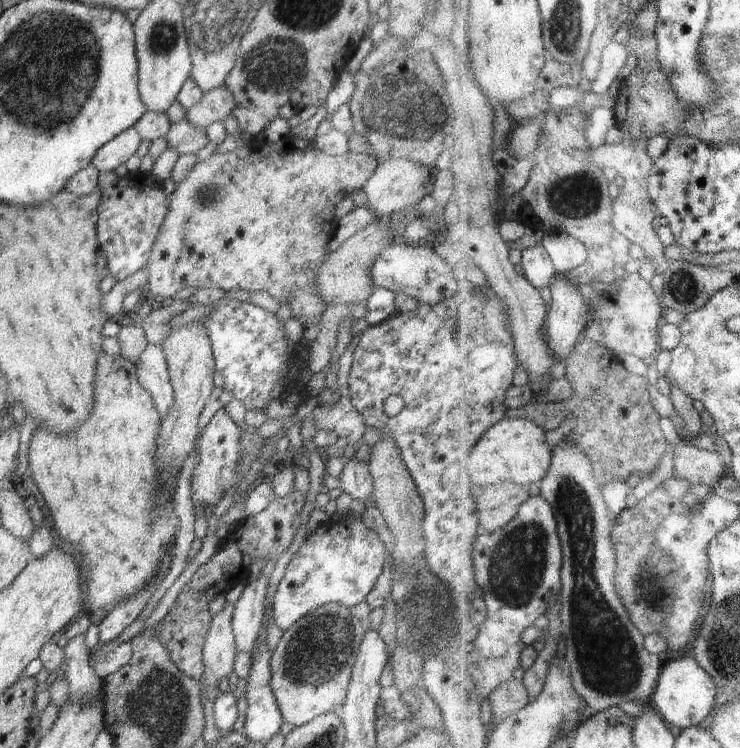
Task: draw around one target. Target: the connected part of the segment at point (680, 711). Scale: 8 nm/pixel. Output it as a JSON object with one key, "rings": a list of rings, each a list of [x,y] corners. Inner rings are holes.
{"rings":[[[687,651],[663,667],[660,686],[656,689],[656,696],[653,698],[654,705],[670,726],[674,725],[682,729],[704,724],[706,718],[716,708],[716,696],[718,696],[718,684],[715,678],[690,654],[694,652]]]}

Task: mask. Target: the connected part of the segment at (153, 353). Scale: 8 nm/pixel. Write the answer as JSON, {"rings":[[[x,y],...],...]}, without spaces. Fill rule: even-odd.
{"rings":[[[148,344],[138,359],[137,376],[140,384],[151,394],[156,412],[164,418],[174,402],[167,362],[162,346]]]}

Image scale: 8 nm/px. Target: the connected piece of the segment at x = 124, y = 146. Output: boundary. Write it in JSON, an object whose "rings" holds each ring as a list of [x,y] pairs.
{"rings":[[[128,128],[114,136],[110,142],[100,146],[100,150],[92,156],[90,164],[100,172],[114,172],[120,164],[124,164],[131,156],[137,153],[142,142],[136,128]]]}

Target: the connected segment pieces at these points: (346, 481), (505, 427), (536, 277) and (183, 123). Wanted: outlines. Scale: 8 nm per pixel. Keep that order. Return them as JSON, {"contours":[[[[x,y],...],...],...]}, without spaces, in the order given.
{"contours":[[[[356,456],[342,460],[345,463],[339,478],[339,488],[360,502],[366,503],[368,500],[373,500],[373,476],[369,471],[369,462],[358,460]]],[[[505,418],[486,432],[484,442],[472,452],[470,470],[474,486],[490,486],[496,482],[512,480],[518,484],[532,486],[541,483],[552,468],[555,457],[554,449],[546,441],[547,429],[528,418]]],[[[544,244],[532,246],[523,252],[525,275],[536,288],[551,288],[558,270]]],[[[186,118],[171,124],[165,138],[167,148],[174,148],[179,156],[197,154],[200,150],[210,147],[205,131],[190,124]]]]}

